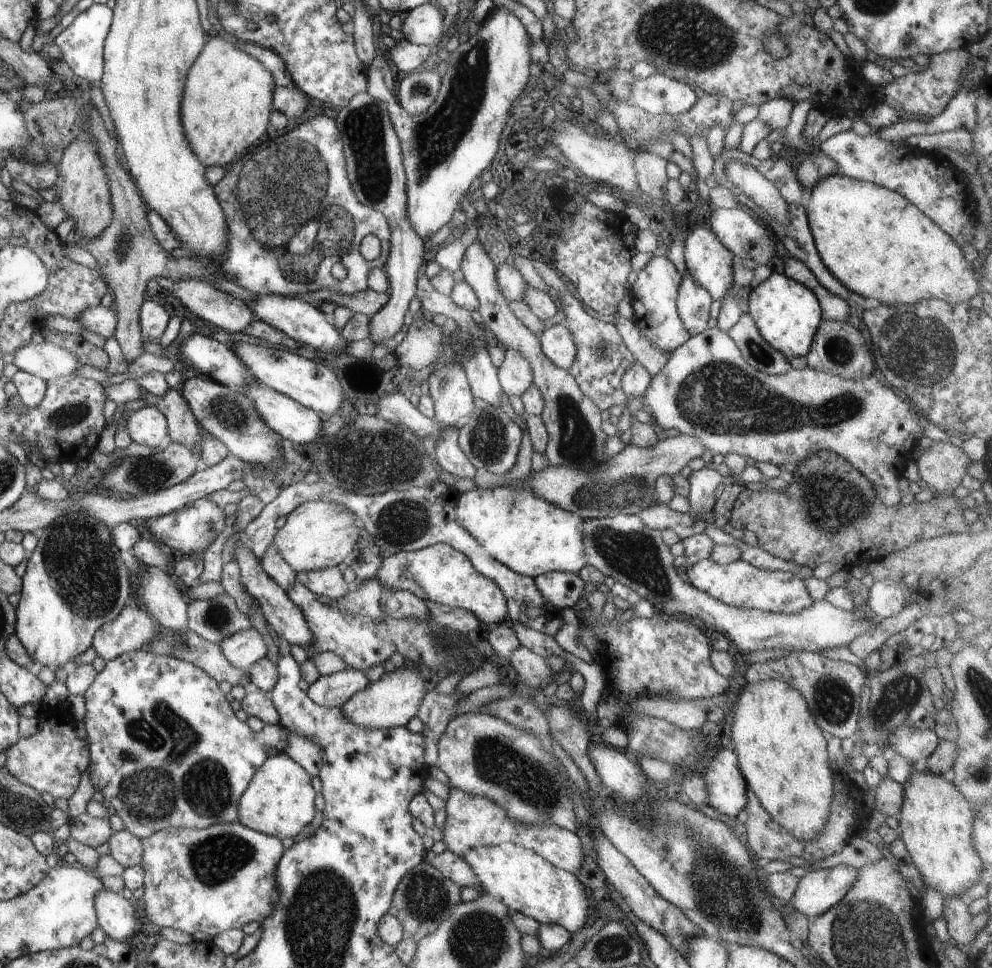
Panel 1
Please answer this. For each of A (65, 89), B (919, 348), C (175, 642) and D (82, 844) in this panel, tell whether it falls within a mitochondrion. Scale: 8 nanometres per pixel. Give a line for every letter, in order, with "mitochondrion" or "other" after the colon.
A: other
B: mitochondrion
C: mitochondrion
D: other

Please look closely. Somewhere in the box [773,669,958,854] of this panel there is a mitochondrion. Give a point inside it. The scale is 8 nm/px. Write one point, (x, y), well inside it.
(834, 700)

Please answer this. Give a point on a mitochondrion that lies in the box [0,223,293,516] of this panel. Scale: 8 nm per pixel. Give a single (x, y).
(142, 475)

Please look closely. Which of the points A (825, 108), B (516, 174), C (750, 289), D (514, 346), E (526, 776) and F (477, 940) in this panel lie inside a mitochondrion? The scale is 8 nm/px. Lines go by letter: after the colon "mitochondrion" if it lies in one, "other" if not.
A: other
B: other
C: other
D: other
E: mitochondrion
F: mitochondrion

